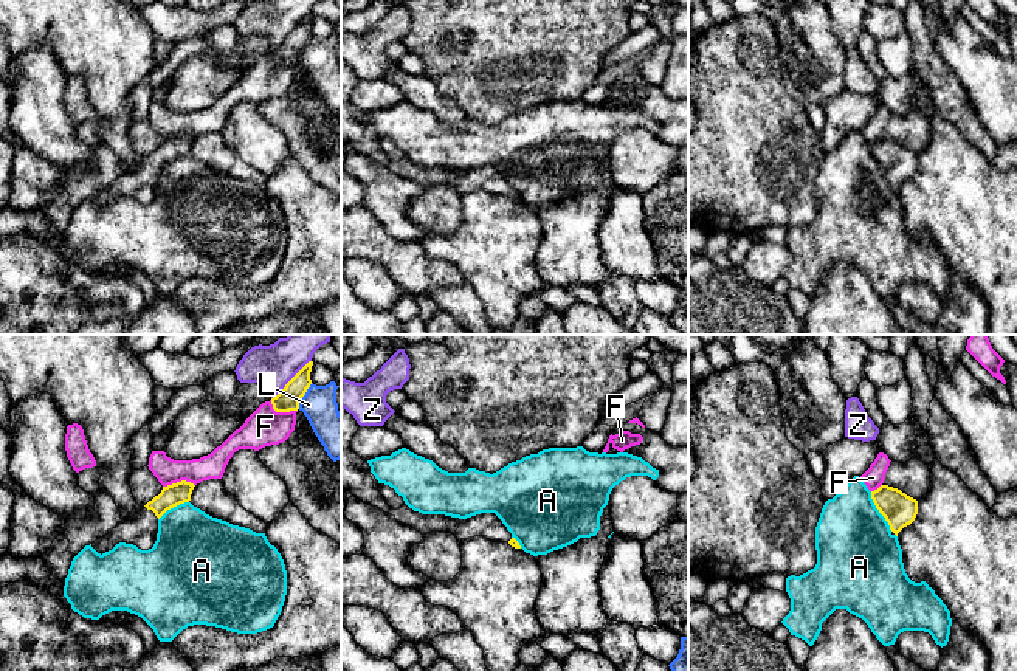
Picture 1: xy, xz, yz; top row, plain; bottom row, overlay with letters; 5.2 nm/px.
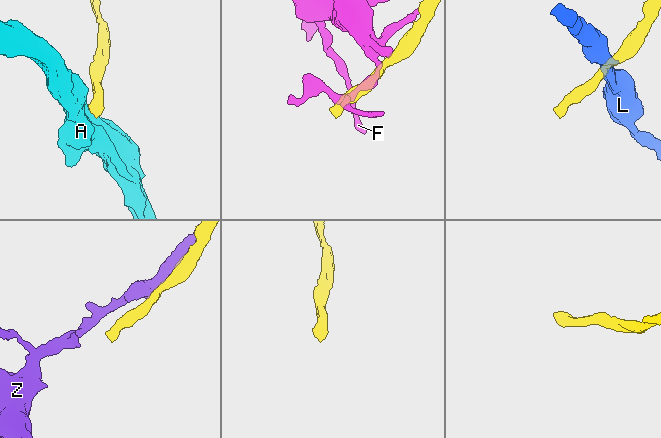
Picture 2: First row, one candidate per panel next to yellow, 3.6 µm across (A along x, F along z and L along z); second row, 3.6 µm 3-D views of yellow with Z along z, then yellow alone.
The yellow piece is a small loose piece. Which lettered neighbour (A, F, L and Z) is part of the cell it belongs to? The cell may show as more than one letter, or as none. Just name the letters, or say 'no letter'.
no letter

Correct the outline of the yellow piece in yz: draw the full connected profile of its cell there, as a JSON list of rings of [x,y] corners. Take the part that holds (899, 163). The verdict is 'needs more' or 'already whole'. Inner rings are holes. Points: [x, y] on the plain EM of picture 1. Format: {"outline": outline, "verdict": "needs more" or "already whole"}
{"outline": [[[888,138],[871,144],[871,152],[896,189],[918,167],[918,153]]], "verdict": "already whole"}

